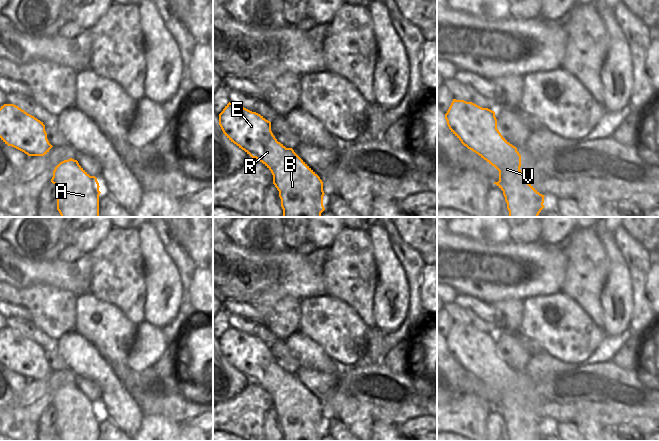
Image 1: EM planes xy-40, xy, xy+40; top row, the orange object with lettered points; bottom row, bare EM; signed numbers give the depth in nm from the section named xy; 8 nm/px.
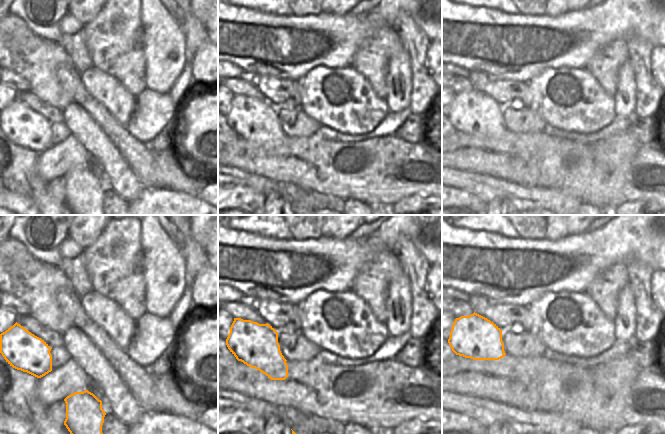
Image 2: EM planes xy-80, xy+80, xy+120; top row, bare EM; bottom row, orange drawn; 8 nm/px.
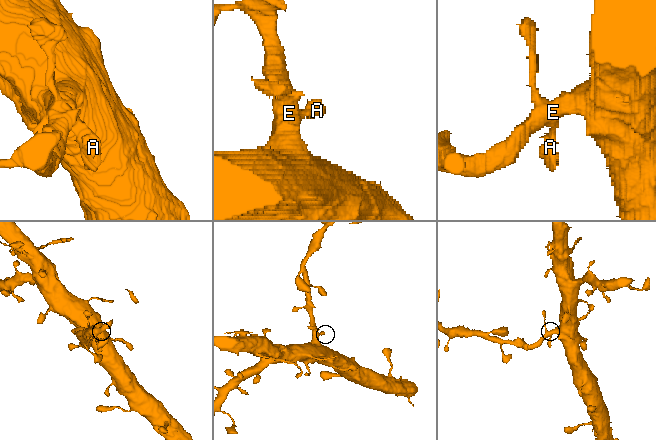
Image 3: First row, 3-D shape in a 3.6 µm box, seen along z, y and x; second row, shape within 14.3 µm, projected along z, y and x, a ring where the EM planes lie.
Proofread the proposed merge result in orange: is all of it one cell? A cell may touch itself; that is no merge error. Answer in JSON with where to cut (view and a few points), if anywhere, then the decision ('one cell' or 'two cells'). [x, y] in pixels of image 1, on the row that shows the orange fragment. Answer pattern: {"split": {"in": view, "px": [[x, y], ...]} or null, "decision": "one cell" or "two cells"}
{"split": null, "decision": "one cell"}

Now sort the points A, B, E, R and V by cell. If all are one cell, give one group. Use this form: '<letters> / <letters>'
A B E R V

